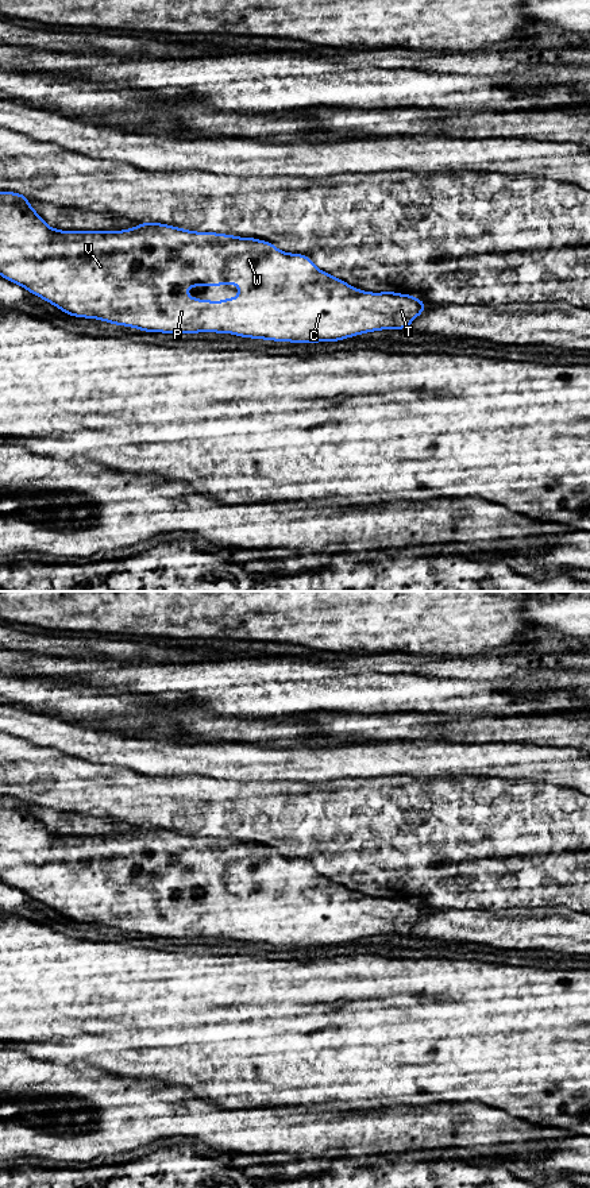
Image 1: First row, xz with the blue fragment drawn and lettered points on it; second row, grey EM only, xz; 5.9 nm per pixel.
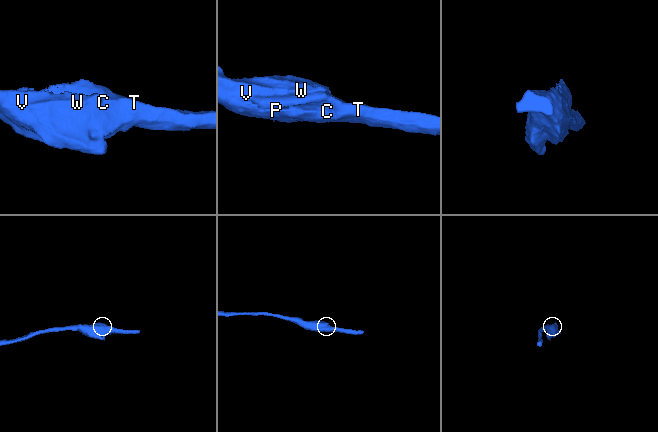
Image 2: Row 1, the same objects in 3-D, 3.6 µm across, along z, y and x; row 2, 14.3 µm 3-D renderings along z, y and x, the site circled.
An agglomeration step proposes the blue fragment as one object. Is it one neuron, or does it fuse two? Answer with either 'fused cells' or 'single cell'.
single cell

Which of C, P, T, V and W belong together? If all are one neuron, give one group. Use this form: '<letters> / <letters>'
C P T V W

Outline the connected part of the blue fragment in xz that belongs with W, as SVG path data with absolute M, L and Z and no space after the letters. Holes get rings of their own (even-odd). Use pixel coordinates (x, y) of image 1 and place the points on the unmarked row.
M0 796L0 880L43 903L68 921L97 923L143 937L235 938L239 942L292 948L339 946L381 934L409 934L428 907L390 895L362 896L340 883L320 876L304 859L279 856L273 848L215 837L194 837L161 828L139 828L123 836L59 836L47 830L27 809L26 799ZM239 890L239 904L224 906L188 902L188 891Z

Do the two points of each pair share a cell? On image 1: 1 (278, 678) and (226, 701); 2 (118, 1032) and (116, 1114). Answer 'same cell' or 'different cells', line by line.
1: same cell
2: different cells

